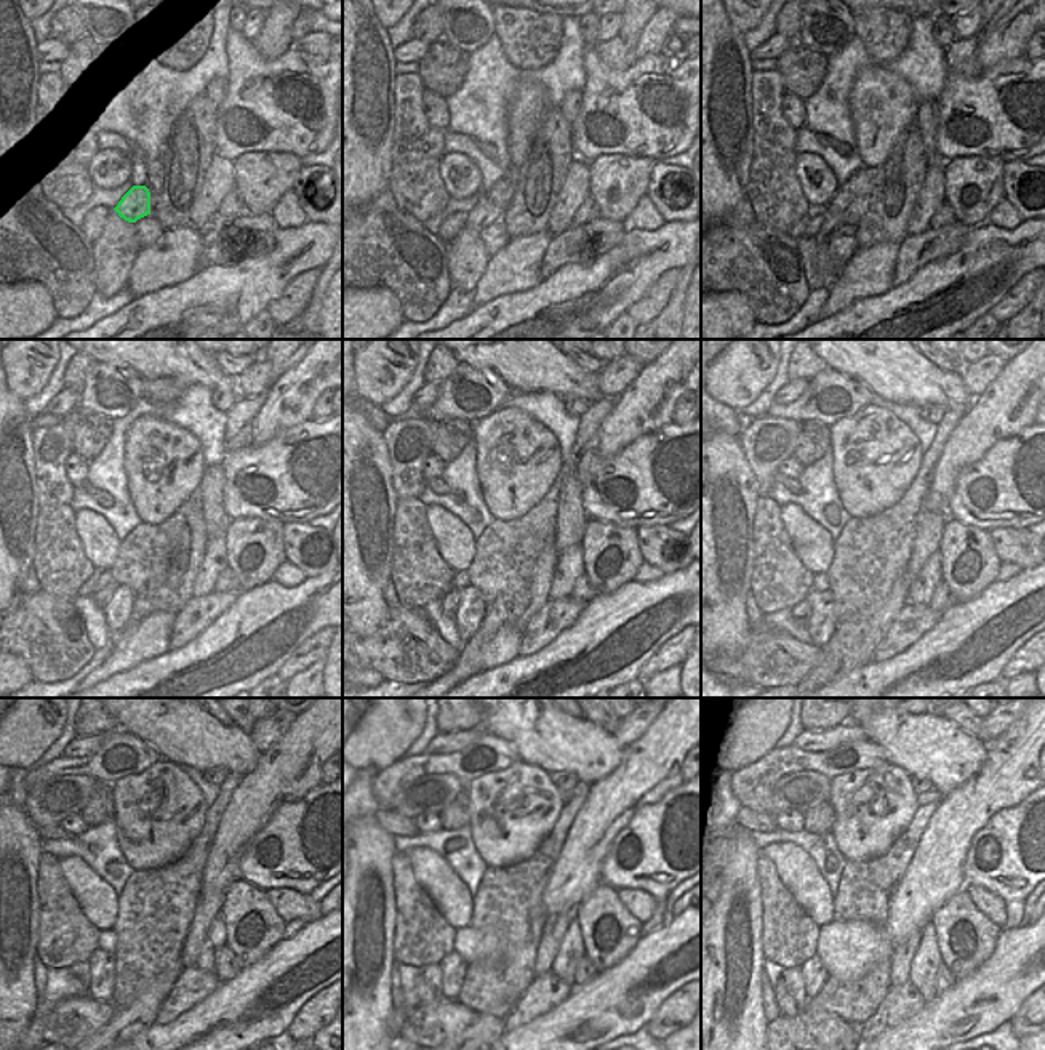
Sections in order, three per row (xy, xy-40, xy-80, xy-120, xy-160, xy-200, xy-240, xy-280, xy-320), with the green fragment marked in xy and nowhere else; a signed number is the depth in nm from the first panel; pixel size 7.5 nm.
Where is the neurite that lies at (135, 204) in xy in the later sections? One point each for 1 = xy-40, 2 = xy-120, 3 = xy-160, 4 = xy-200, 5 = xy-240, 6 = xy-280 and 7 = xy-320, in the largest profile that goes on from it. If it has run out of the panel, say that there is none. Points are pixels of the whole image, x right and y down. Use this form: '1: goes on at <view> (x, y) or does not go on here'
1: goes on at xy-40 (485, 212)
2: goes on at xy-120 (98, 633)
3: goes on at xy-160 (440, 613)
4: goes on at xy-200 (794, 620)
5: goes on at xy-240 (71, 981)
6: goes on at xy-280 (420, 985)
7: goes on at xy-320 (783, 991)

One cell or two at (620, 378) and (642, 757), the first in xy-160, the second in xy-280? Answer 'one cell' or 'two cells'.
two cells

